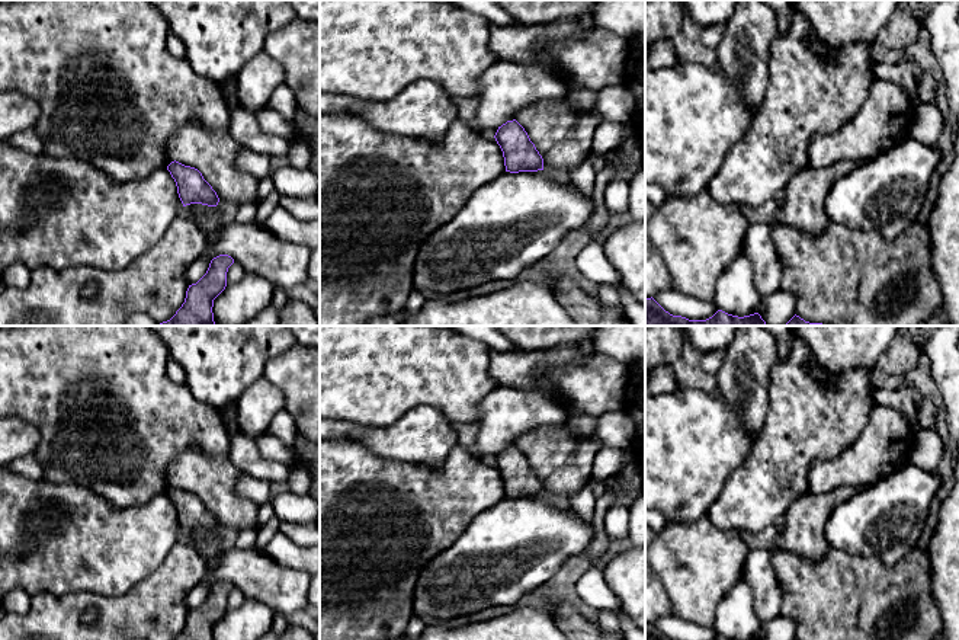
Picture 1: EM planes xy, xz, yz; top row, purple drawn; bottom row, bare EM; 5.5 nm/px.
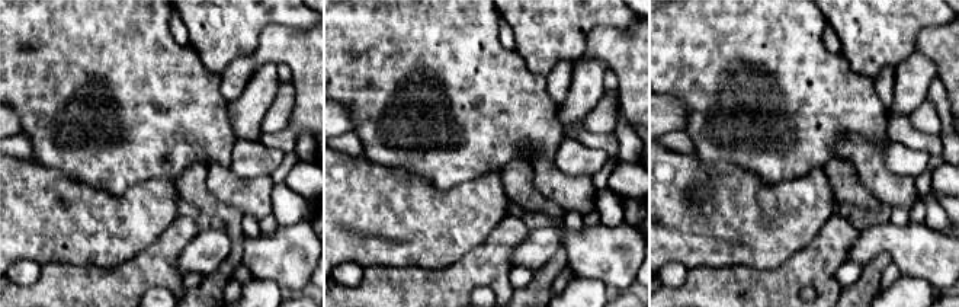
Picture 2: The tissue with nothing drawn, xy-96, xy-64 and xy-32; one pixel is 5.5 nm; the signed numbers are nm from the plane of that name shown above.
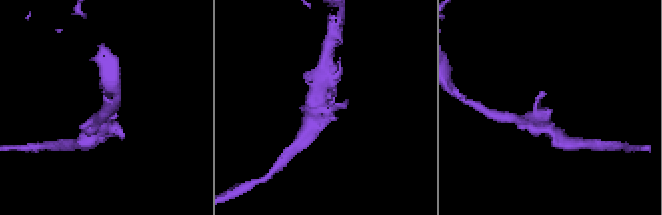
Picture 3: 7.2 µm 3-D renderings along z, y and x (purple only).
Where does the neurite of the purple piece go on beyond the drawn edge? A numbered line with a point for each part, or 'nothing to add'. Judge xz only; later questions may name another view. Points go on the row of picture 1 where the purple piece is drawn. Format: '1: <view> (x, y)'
nothing to add

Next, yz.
nothing to add

